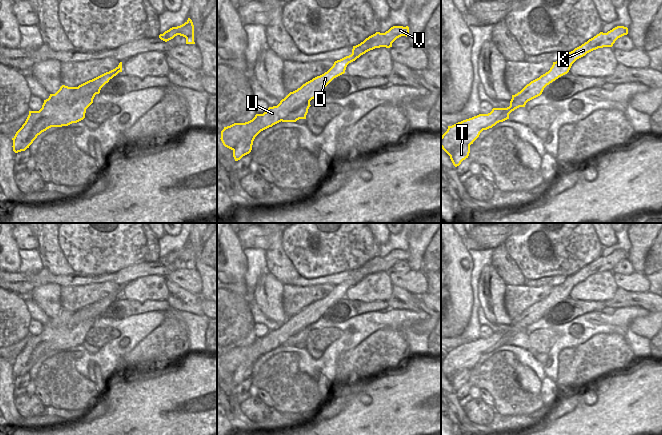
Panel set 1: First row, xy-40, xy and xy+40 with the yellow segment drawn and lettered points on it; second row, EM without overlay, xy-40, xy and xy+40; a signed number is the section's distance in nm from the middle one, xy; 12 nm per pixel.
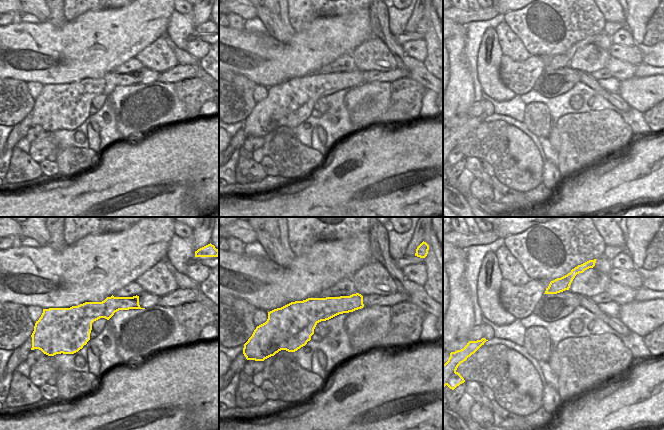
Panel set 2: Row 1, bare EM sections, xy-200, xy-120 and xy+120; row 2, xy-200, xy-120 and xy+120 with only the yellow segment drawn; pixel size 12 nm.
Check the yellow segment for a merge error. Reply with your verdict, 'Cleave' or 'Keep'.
Cleave.

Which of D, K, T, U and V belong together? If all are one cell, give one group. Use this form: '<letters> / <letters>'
D K U V / T

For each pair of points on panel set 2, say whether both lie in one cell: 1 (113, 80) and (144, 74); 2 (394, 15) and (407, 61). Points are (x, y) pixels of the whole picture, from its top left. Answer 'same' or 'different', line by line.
1: same
2: different

